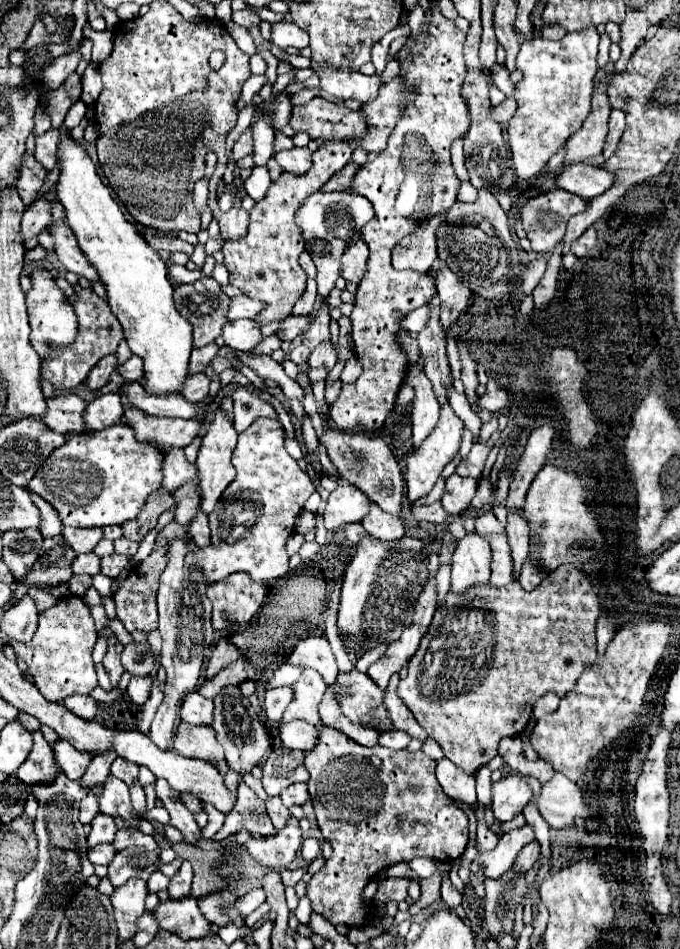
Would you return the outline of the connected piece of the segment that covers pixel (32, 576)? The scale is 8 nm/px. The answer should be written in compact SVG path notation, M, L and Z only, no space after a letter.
M62 535L44 539L40 559L36 561L34 569L26 575L24 583L32 585L58 585L72 577L70 563L74 561L76 553L66 545L66 539Z

